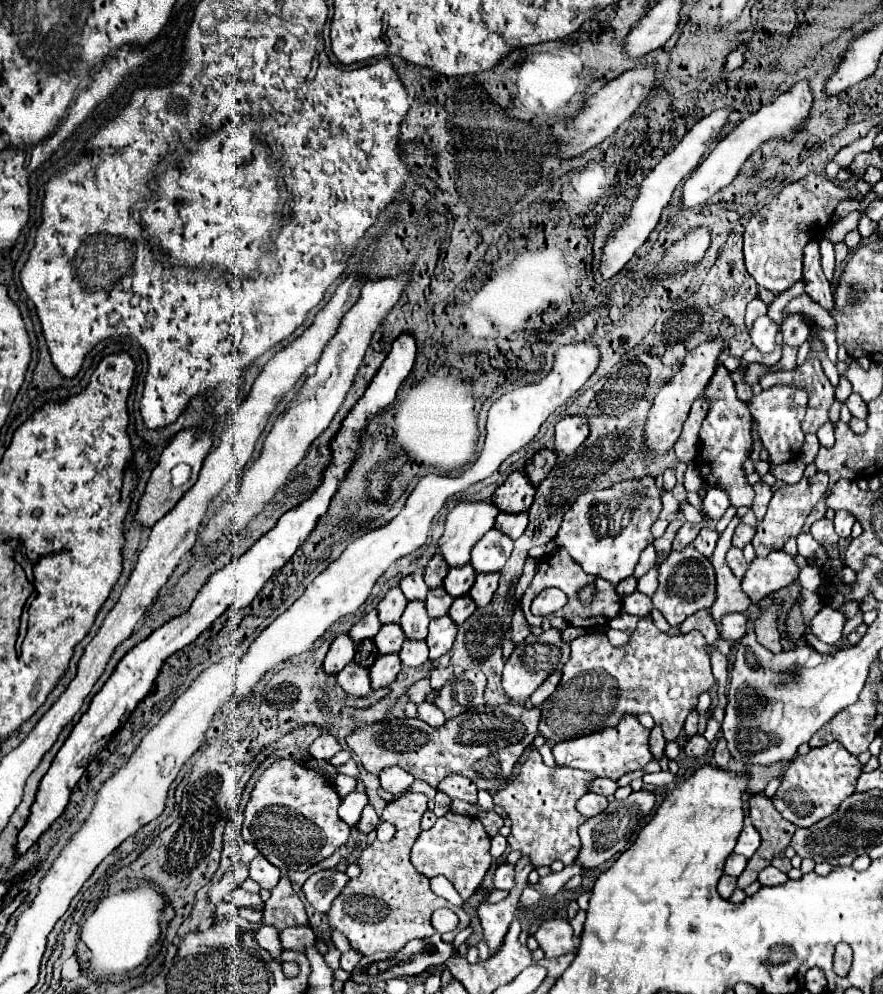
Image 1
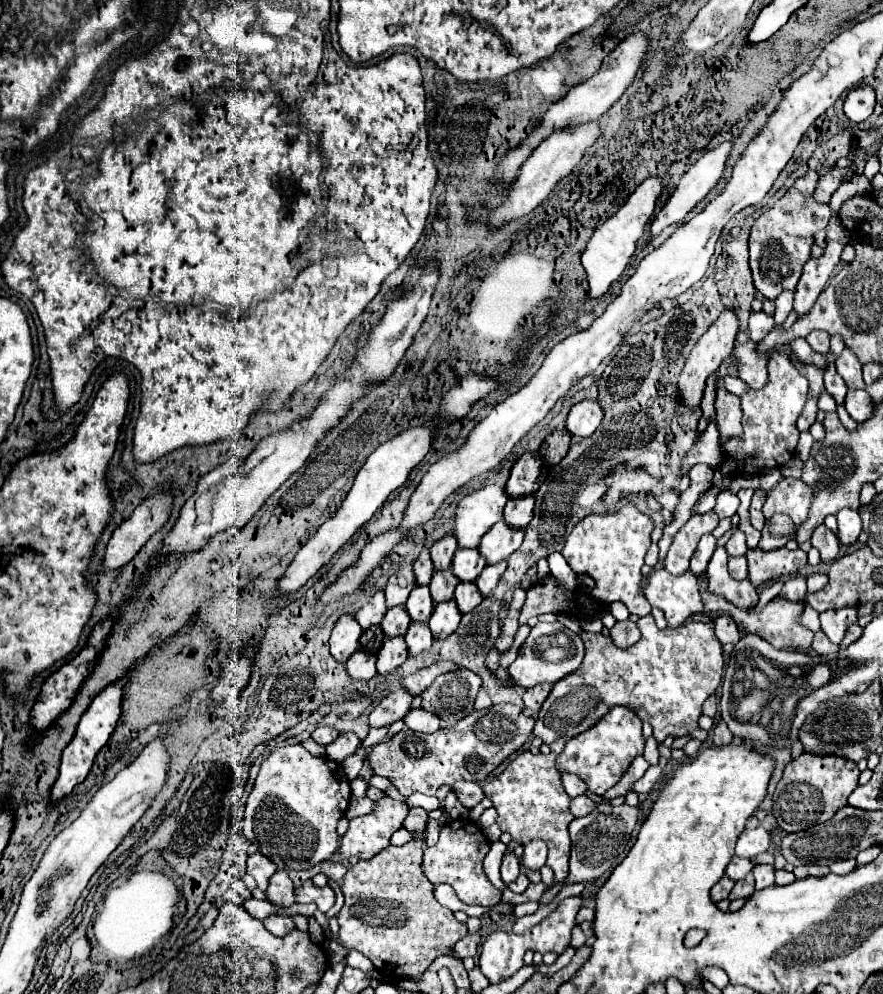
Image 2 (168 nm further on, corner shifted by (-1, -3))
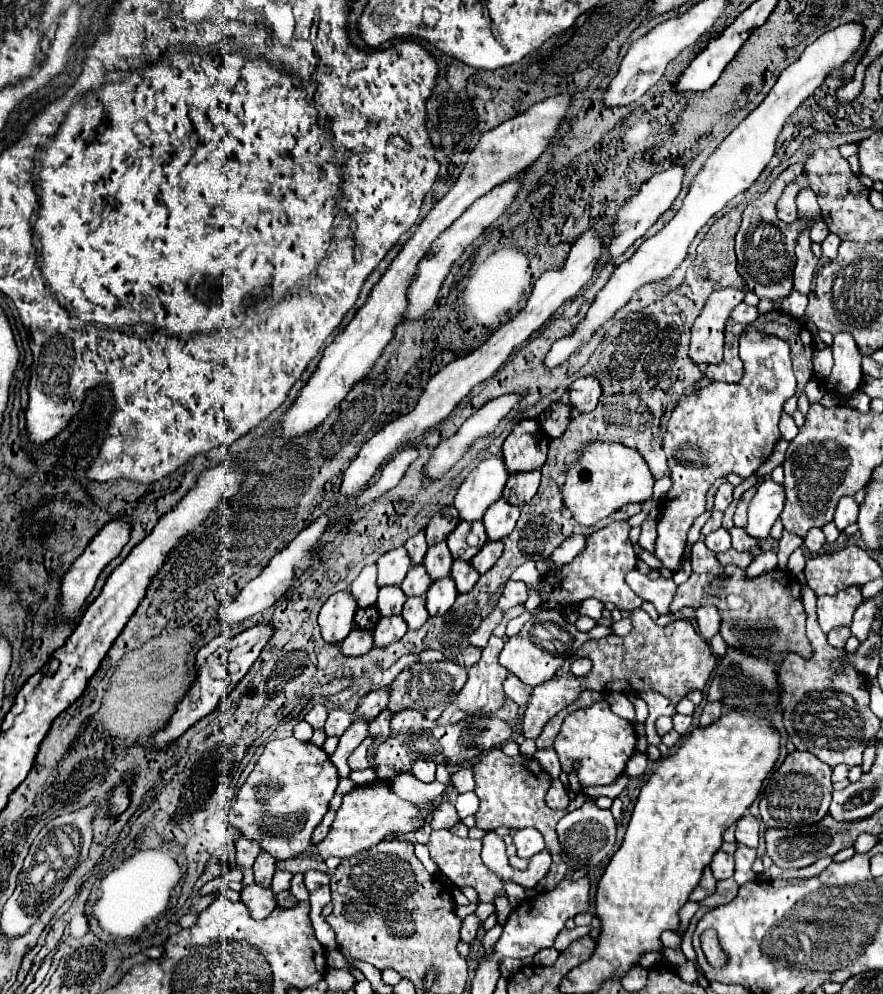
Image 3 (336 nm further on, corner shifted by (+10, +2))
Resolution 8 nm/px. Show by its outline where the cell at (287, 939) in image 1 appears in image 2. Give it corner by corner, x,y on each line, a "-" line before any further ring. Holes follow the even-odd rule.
278,915
264,919
264,927
266,927
270,933
278,935
278,937
284,937
288,931
294,931
294,929
296,929
292,917
278,917

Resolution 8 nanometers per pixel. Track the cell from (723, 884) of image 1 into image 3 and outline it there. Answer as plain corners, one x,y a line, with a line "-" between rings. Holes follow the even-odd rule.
705,866
703,876
701,876
701,880
699,880
697,888
689,894
689,900
693,900
693,902
701,902
701,900
705,900
707,896
711,896
711,894
713,894
713,890
715,890
715,882
717,882
717,880
713,878
711,868
709,868
709,866

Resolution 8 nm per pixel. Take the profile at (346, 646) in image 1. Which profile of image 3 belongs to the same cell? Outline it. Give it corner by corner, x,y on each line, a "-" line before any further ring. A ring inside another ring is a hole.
349,592
333,594
319,612
319,626
325,642
339,644
353,628
353,616
357,612
357,600

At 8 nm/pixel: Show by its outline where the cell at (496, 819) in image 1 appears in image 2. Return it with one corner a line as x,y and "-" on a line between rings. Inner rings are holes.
456,781
456,783
452,785
452,791
456,793
458,801
460,801
464,807
468,807
468,809
476,807
476,805
484,799
484,791
482,791
482,787
480,787
478,783

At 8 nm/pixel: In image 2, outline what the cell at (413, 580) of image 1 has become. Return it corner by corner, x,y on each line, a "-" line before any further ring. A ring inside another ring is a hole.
422,551
422,553
420,553
420,557
414,561
416,585
420,585
420,587
426,587
426,585
430,585
432,573
434,573
434,567
432,567
430,553
428,553
428,551

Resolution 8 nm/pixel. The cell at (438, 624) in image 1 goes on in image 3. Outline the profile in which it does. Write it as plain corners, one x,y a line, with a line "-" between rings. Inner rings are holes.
445,576
441,580
435,580
427,590
427,610
431,616
445,614
457,598
457,588
453,578

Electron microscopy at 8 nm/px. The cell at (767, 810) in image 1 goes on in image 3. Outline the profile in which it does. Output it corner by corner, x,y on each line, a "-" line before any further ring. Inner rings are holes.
733,878
721,880
721,882
717,882
715,894
709,896
709,898
705,898
705,900
701,902
701,906
717,908
717,906
721,906
721,904
729,904
729,902
737,896
737,888
739,888
739,886
737,886
737,882
735,882

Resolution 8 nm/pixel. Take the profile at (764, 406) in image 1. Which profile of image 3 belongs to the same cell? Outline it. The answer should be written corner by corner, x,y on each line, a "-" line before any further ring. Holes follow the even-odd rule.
755,326
743,328
739,336
739,358
745,364
745,374
739,382
727,384
727,382
711,382
709,386
701,388
699,392
687,392
683,398
679,398
677,406
671,412
671,418
667,422
667,432
663,436
663,450
667,454
669,462
669,478
671,488
661,504
661,518
657,520
657,542
655,542
655,556
663,562
665,568
677,570
677,564
683,556
685,538
693,524
693,520
705,512
705,494
707,488
721,476
735,472
741,478
749,478
755,474
755,470
769,458
773,452
773,446
781,438
779,434
779,418
783,412
783,404
795,394
795,376
791,368
791,348
785,340
771,336
763,330
757,330

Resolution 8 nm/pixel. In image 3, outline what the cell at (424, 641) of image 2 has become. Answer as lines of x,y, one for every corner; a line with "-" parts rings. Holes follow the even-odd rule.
407,598
401,616
405,618
405,622
407,622
407,626
411,630
421,628
425,624
425,620
429,618
429,612
427,612
427,606
425,606
425,598

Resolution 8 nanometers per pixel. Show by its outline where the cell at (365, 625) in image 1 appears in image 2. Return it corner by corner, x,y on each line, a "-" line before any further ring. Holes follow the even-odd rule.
378,591
378,593
372,597
372,601
370,601
368,605
364,605
354,617
356,617
356,621
360,623
362,629
368,629
368,627
372,627
372,625
380,625
384,613
386,613
384,591

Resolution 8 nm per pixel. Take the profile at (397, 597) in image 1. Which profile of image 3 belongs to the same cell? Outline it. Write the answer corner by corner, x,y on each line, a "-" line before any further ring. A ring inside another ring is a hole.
403,546
389,550
387,554
383,554
377,560
377,568
379,568
379,578
377,584
379,586
393,586
393,584
401,584
407,570
411,568
411,560
407,558
407,550

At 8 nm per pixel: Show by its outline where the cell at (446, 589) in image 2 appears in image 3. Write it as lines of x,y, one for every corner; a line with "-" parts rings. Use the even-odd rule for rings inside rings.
439,542
433,548
429,548
427,556
423,560
423,564
425,564
425,568
427,568
427,572
433,580
439,580
439,578
447,576
449,570
451,570
451,562
453,562
453,558
449,554
447,542

